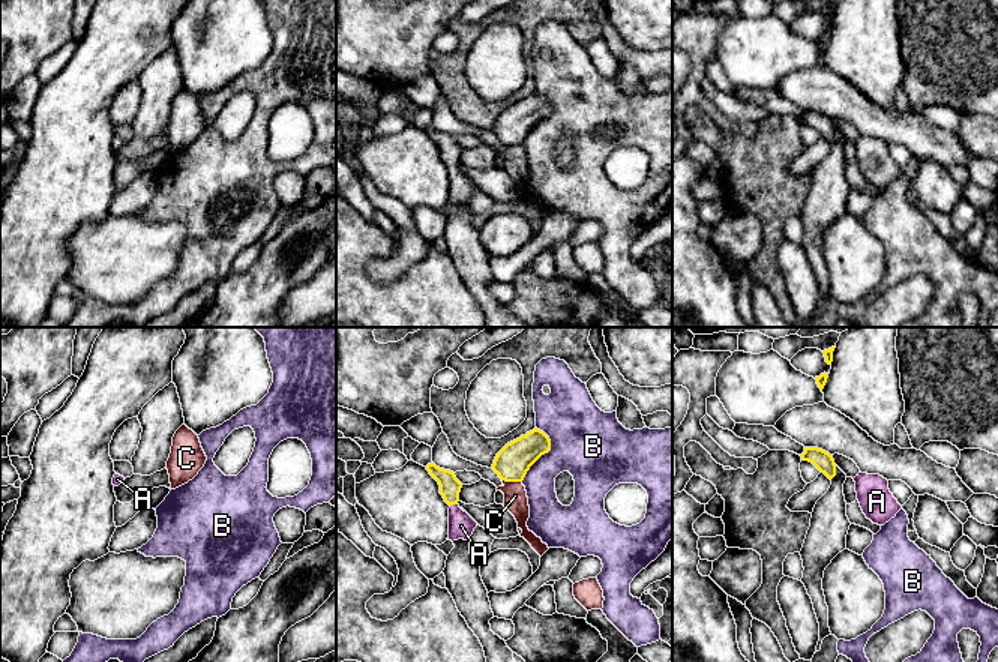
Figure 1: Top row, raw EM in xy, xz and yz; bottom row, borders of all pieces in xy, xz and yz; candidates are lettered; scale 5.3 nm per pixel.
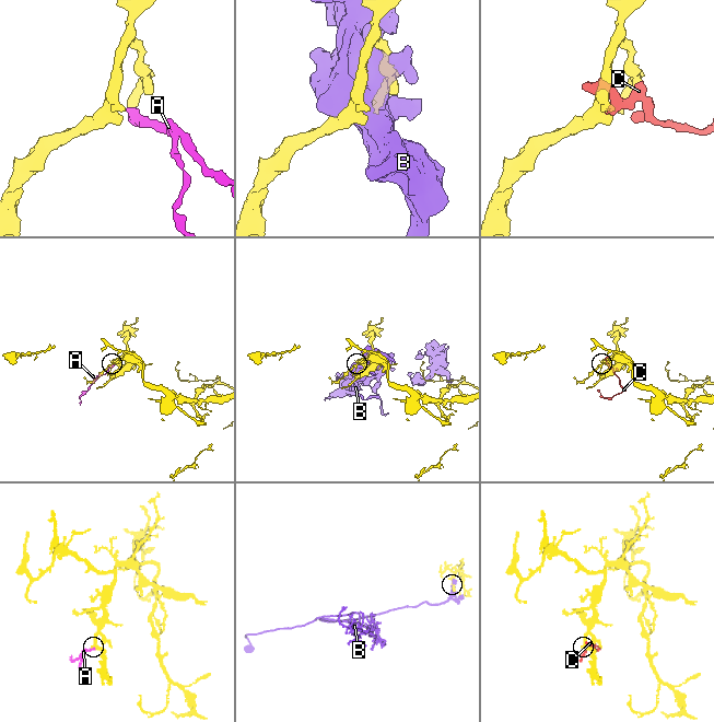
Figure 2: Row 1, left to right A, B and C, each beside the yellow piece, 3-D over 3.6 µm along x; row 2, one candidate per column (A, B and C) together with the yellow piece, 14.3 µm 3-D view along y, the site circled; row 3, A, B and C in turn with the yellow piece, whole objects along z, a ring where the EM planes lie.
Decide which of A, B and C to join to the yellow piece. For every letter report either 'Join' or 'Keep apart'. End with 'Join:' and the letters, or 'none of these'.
A: Join
B: Keep apart
C: Keep apart
Join: A

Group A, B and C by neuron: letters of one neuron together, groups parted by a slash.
A / B / C

